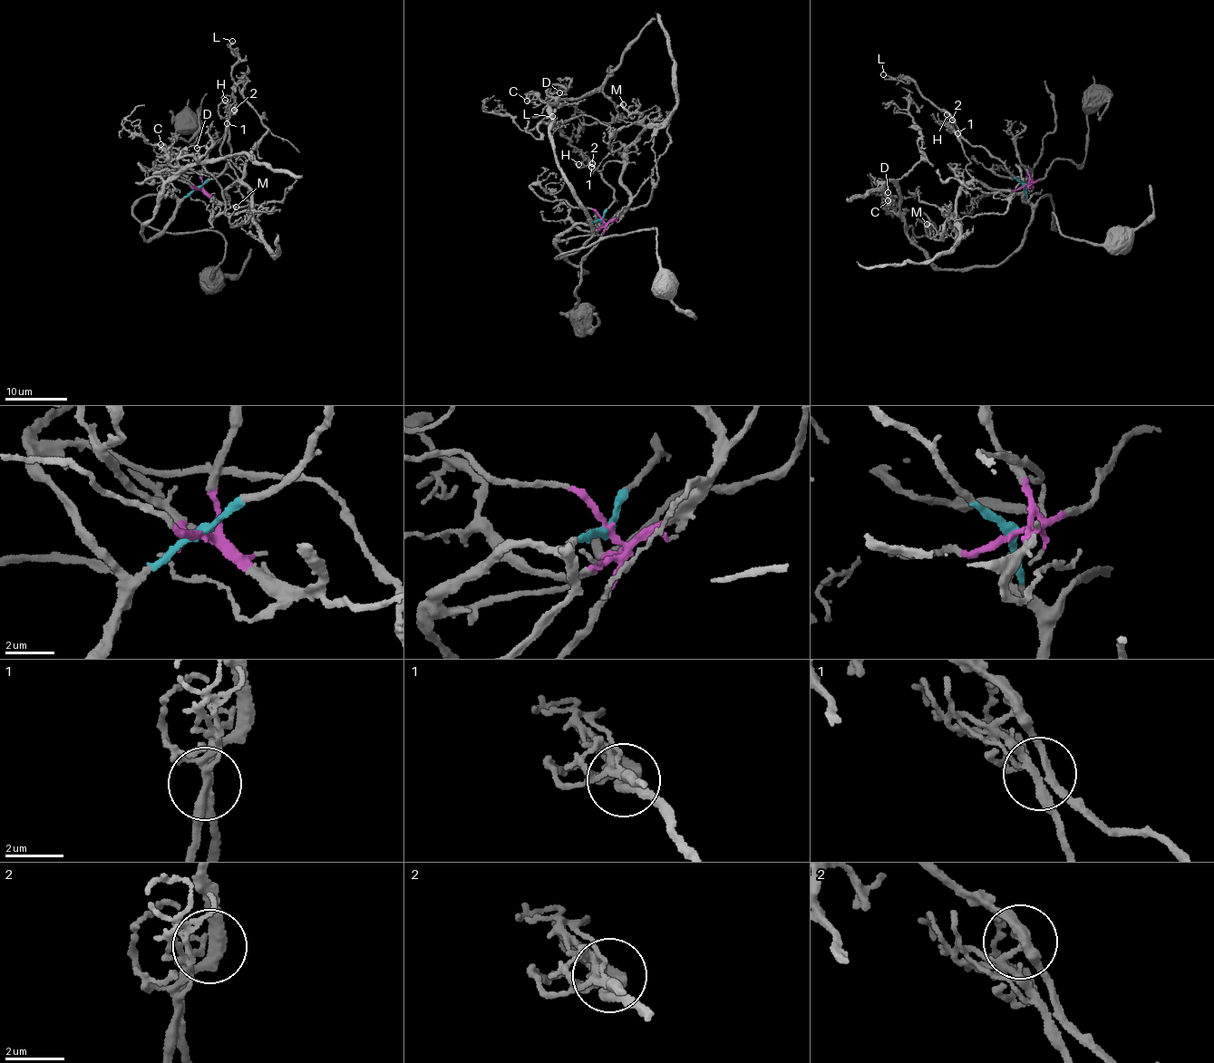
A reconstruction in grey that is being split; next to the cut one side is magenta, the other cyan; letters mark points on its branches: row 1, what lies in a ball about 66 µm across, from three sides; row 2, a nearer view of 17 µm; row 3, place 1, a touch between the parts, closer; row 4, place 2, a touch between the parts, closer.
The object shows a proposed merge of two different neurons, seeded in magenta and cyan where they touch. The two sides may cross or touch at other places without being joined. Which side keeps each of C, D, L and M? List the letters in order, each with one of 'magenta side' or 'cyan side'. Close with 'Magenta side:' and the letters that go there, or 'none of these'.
C: cyan side
D: cyan side
L: cyan side
M: magenta side
Magenta side: M

